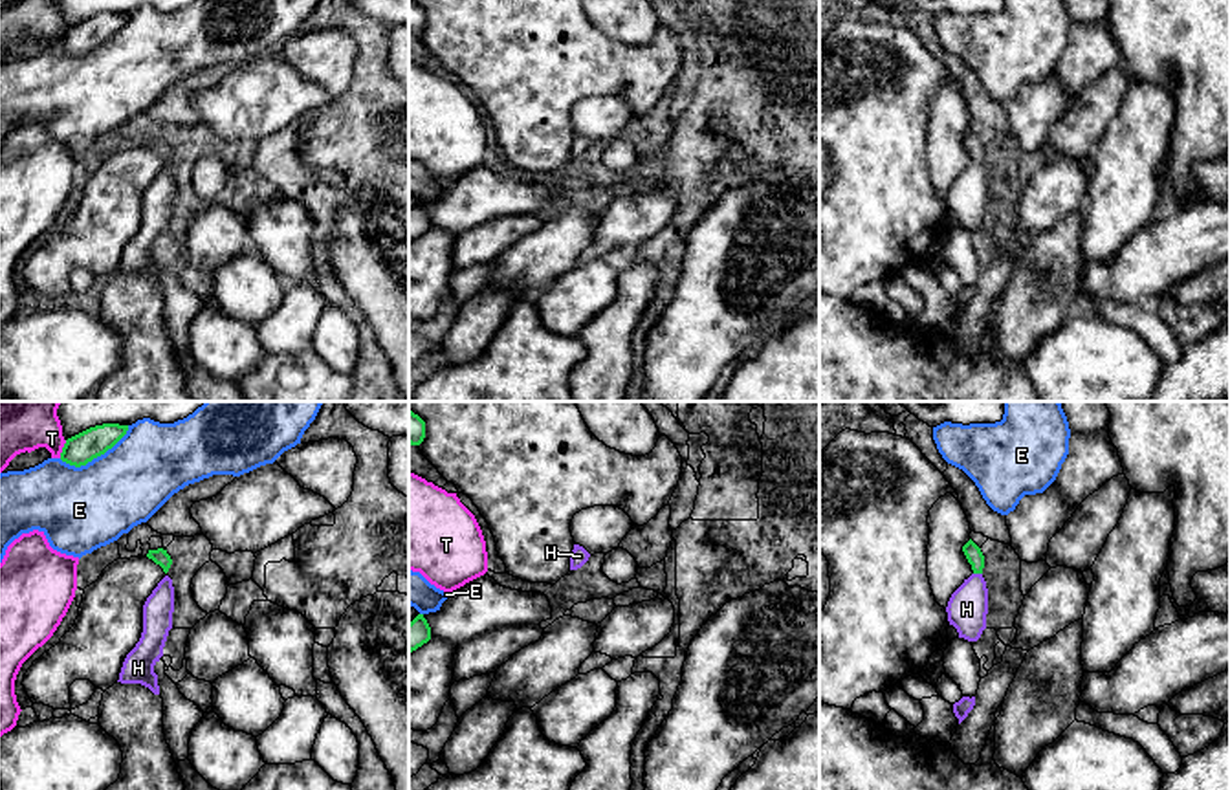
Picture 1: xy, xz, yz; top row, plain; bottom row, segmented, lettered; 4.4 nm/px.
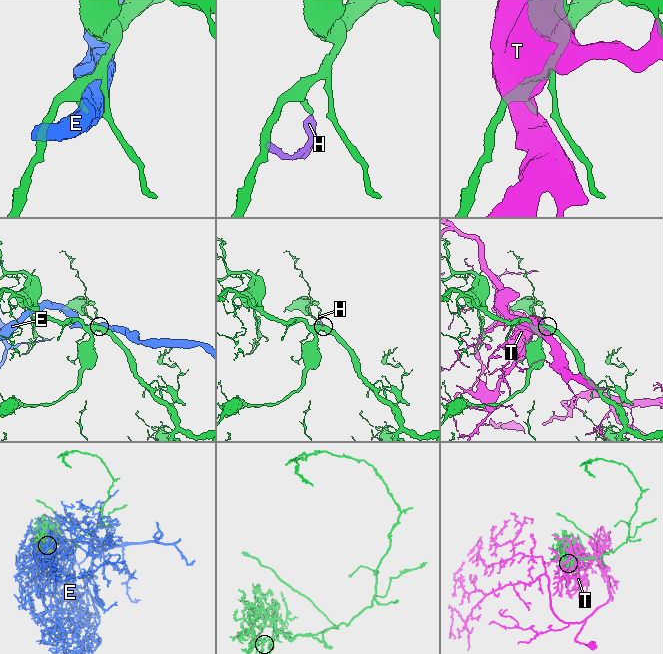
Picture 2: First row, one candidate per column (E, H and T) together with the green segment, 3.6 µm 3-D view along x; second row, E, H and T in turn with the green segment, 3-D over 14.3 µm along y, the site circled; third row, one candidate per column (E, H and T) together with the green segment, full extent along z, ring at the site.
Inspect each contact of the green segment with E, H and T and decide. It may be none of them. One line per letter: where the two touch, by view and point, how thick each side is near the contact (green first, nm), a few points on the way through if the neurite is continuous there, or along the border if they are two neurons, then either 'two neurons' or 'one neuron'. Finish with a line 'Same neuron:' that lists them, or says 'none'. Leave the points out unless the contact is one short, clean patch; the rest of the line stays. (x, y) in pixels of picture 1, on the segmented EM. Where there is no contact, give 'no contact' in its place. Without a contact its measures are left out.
E: meets green in xy at (96, 457); 140 nm thick on the green side, 380 nm on the other; two neurons
H: meets green in yz at (977, 572); 70 nm thick on the green side, 180 nm on the other; runs through yz (972, 552), (977, 561), (977, 572), (966, 609); one neuron
T: meets green in xy at (63, 449); 140 nm thick on the green side, 260 nm on the other; two neurons
Same neuron: H

